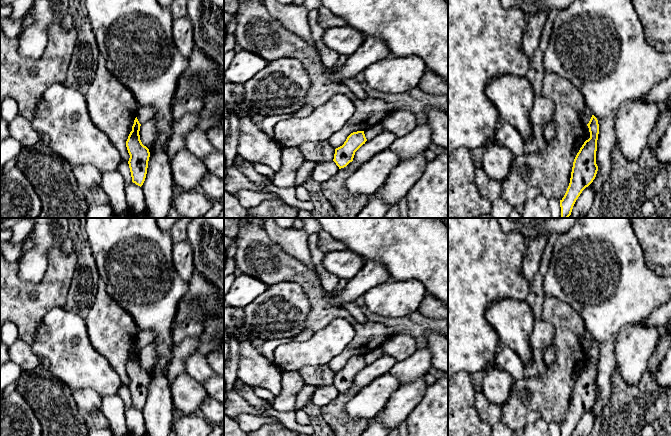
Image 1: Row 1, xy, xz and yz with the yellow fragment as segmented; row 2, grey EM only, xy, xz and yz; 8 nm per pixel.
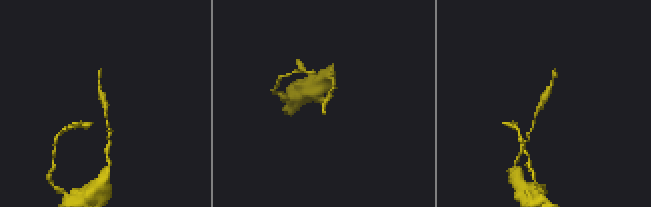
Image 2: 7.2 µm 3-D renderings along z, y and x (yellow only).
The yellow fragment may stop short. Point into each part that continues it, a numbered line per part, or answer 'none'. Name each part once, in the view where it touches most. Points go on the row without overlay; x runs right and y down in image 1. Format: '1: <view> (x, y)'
none

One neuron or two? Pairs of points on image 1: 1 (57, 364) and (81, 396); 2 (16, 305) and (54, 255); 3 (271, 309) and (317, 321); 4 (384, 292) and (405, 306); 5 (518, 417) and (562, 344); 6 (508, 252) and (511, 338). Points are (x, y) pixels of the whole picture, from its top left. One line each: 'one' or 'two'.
1: two
2: one
3: two
4: one
5: one
6: two

